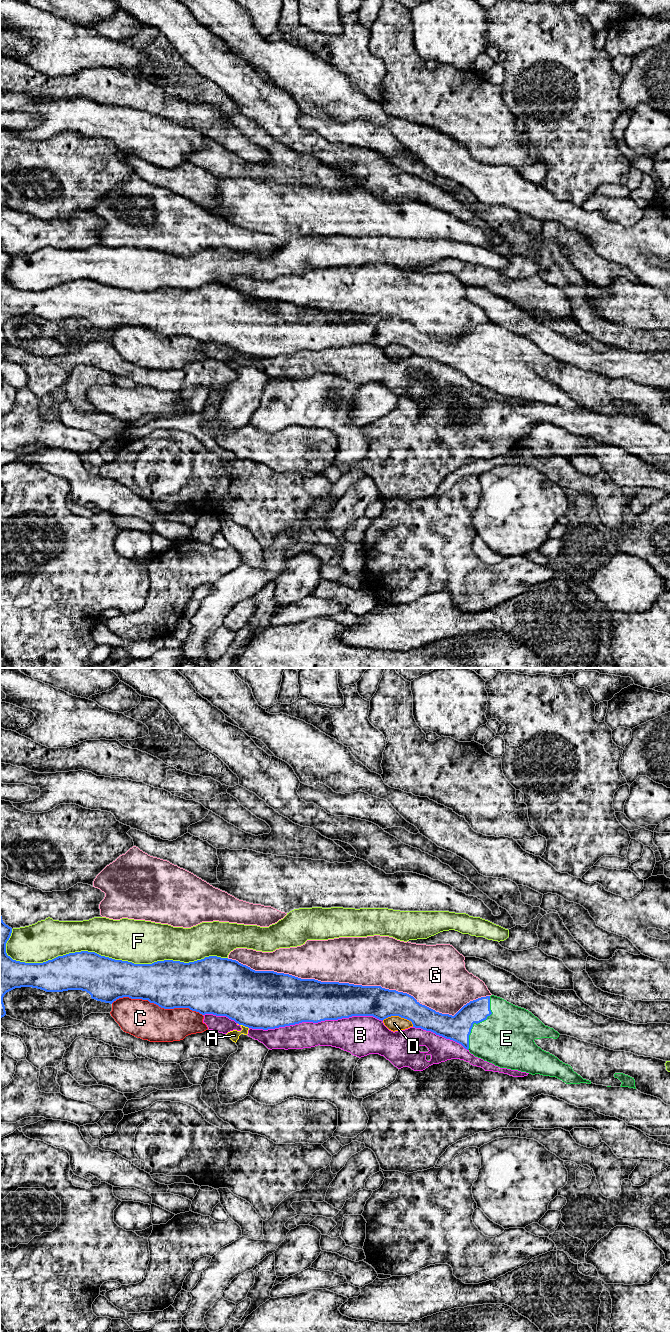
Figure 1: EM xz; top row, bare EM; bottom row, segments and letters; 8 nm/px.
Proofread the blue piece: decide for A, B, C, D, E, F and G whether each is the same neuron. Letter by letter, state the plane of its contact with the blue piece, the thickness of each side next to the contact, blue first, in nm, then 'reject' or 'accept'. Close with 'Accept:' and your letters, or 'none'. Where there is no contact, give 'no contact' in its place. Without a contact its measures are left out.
A: xz | 460/80 nm | reject
B: xz | 380/240 nm | reject
C: xz | 380/300 nm | reject
D: xz | 240/130 nm | reject
E: xz | 200/440 nm | accept
F: xz | 360/340 nm | reject
G: xz | 300/400 nm | reject
Accept: E

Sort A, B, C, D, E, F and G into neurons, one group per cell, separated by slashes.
A / B / C / D / E / F / G

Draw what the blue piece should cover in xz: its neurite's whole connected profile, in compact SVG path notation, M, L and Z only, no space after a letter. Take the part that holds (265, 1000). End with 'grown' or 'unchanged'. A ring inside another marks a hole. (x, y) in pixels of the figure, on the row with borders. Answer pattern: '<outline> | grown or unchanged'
M0 914L0 1019L6 1015L4 995L21 987L46 992L82 990L89 993L92 999L110 1004L123 997L148 1000L164 1009L189 1008L202 1015L226 1016L239 1025L263 1030L352 1016L373 1016L382 1021L399 1016L411 1021L415 1028L431 1031L461 1044L475 1057L500 1068L556 1077L566 1084L591 1084L591 1081L574 1072L570 1065L535 1044L535 1039L557 1039L560 1035L557 1031L545 1026L528 1010L494 995L470 1001L452 1016L420 1004L407 993L381 986L321 982L274 971L255 971L236 960L217 956L189 963L164 960L152 964L134 964L95 952L81 951L43 963L25 963L13 960L6 953L6 943L11 933L12 928L3 922Z | grown

